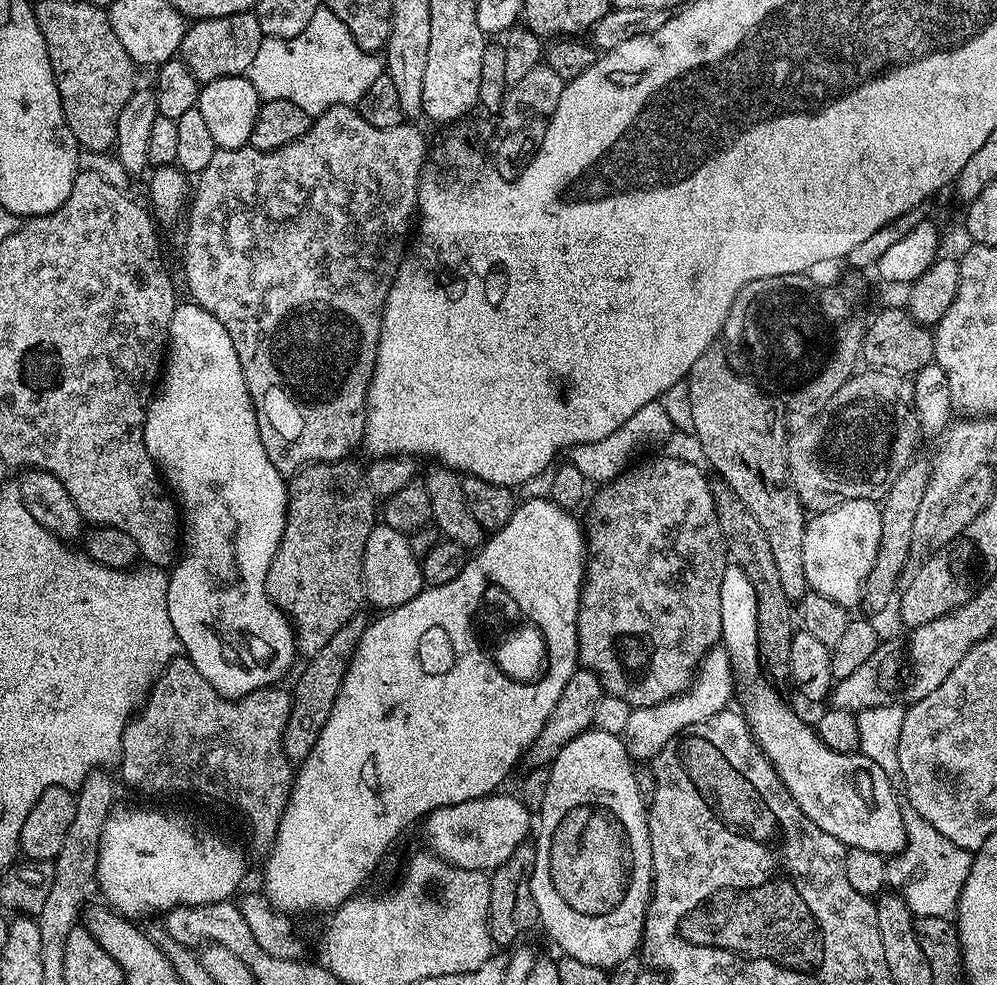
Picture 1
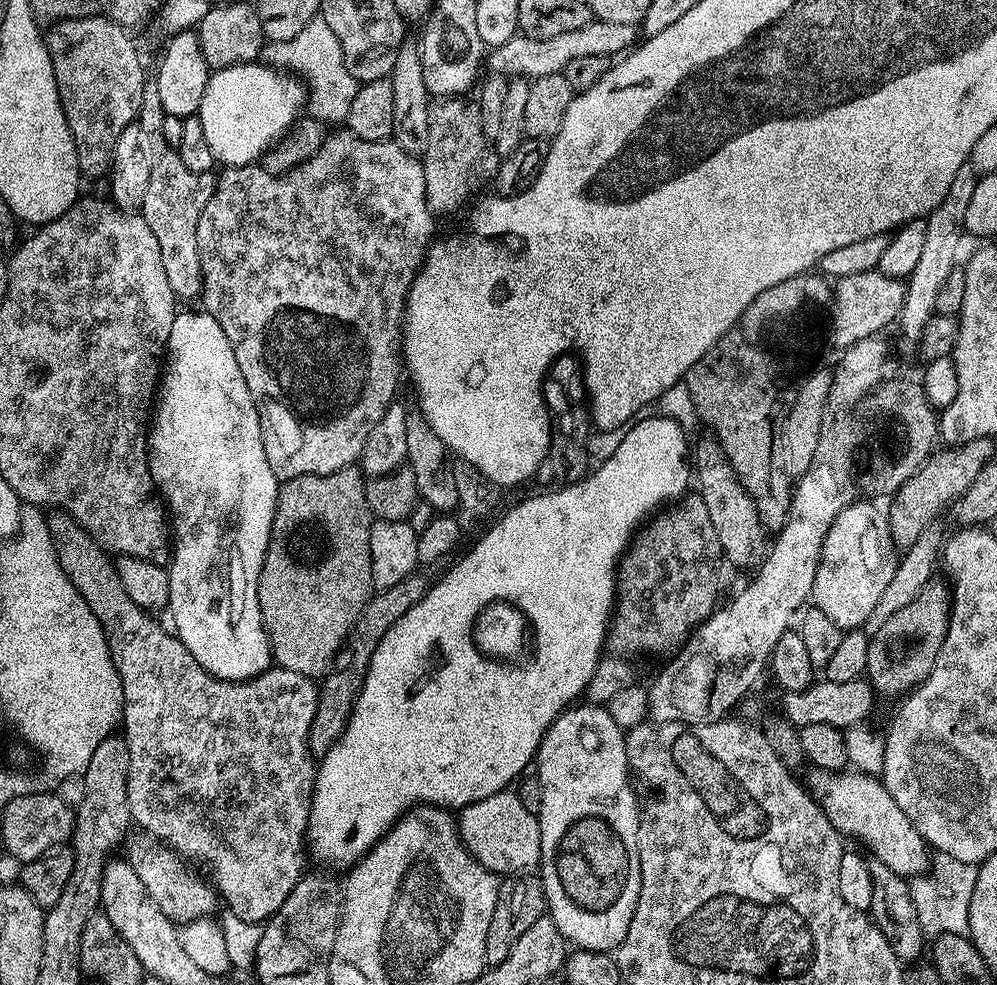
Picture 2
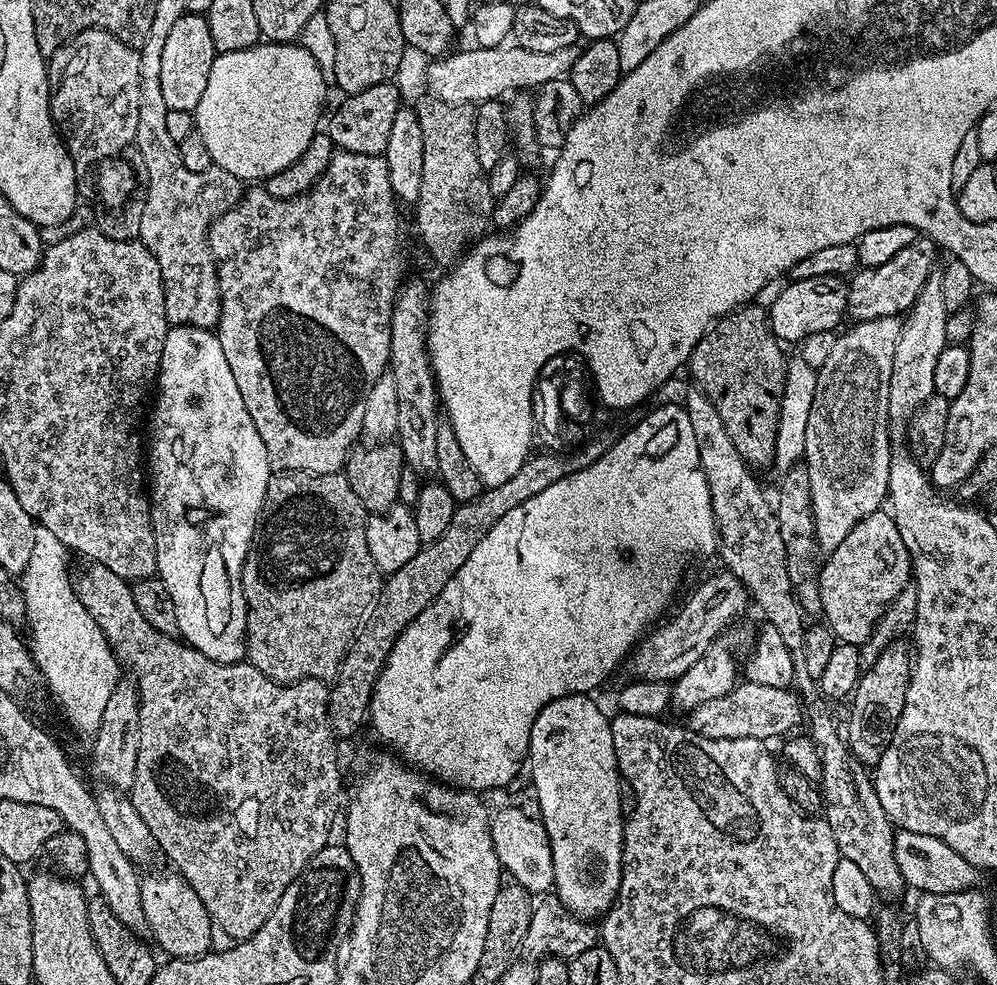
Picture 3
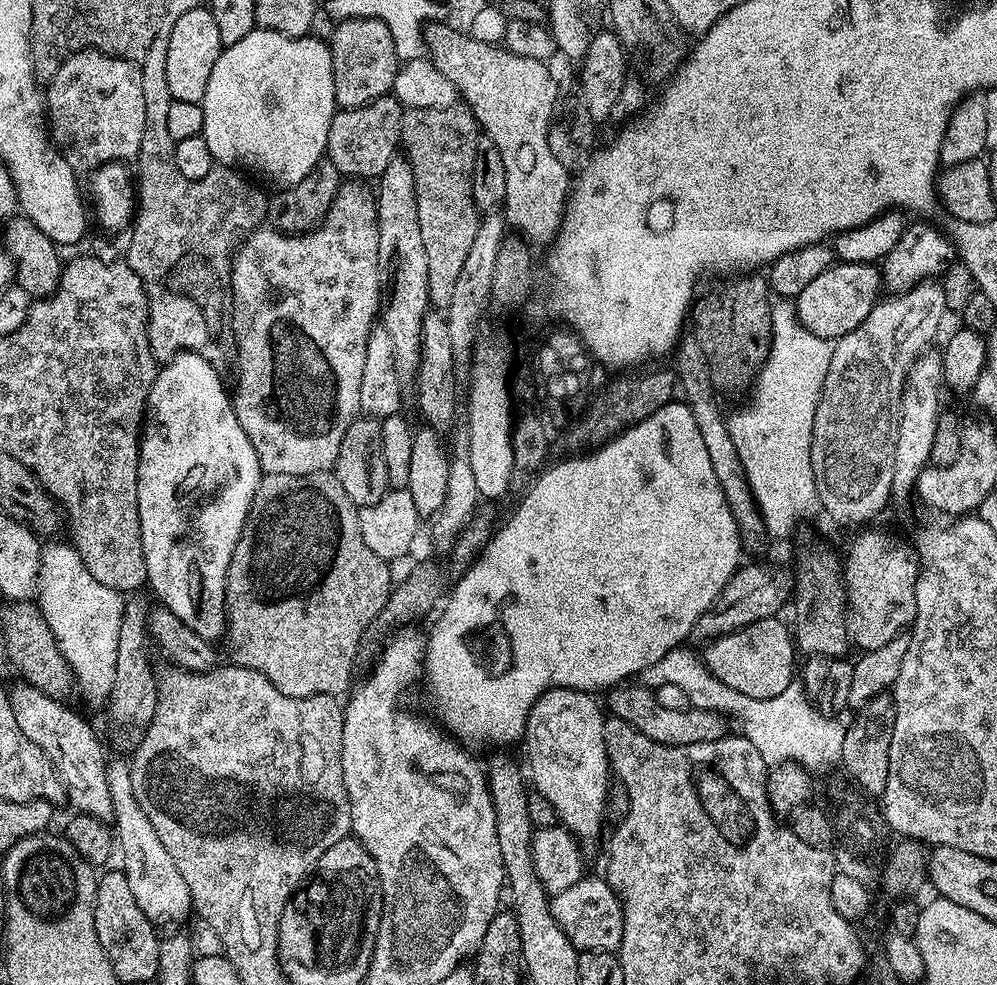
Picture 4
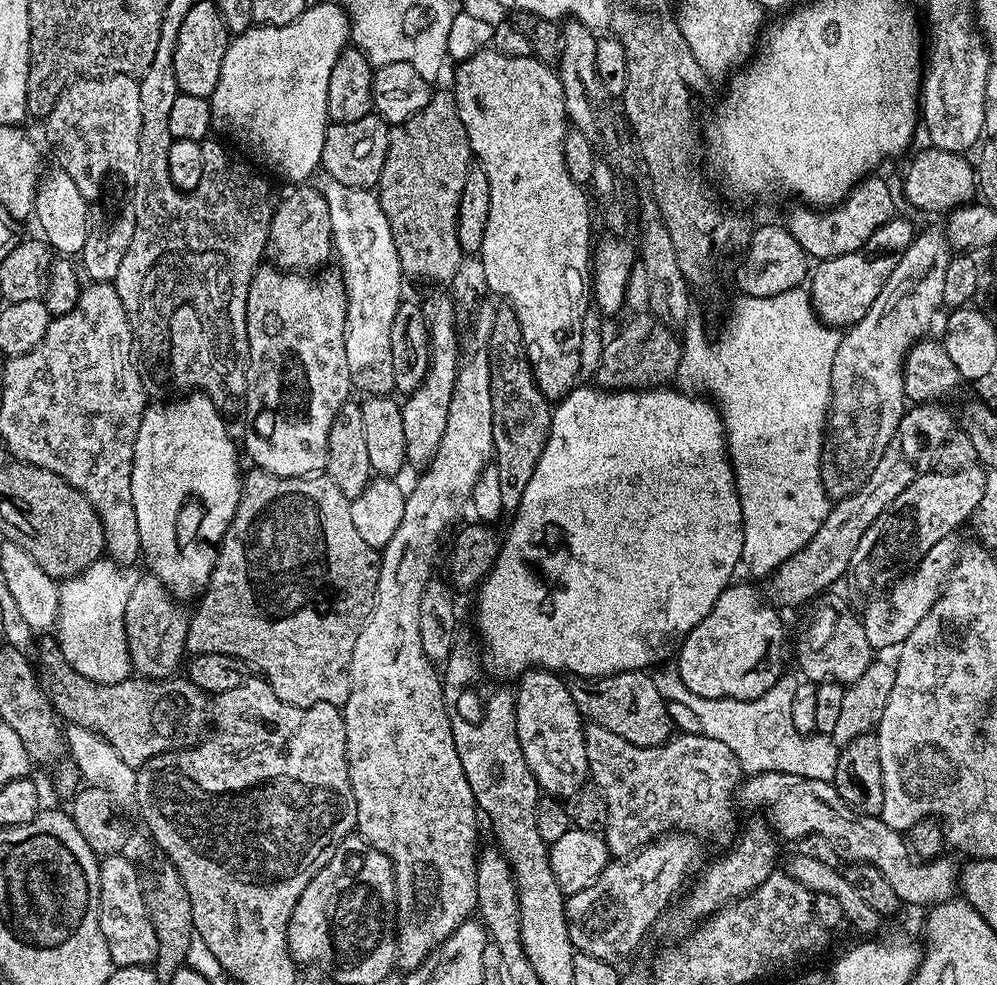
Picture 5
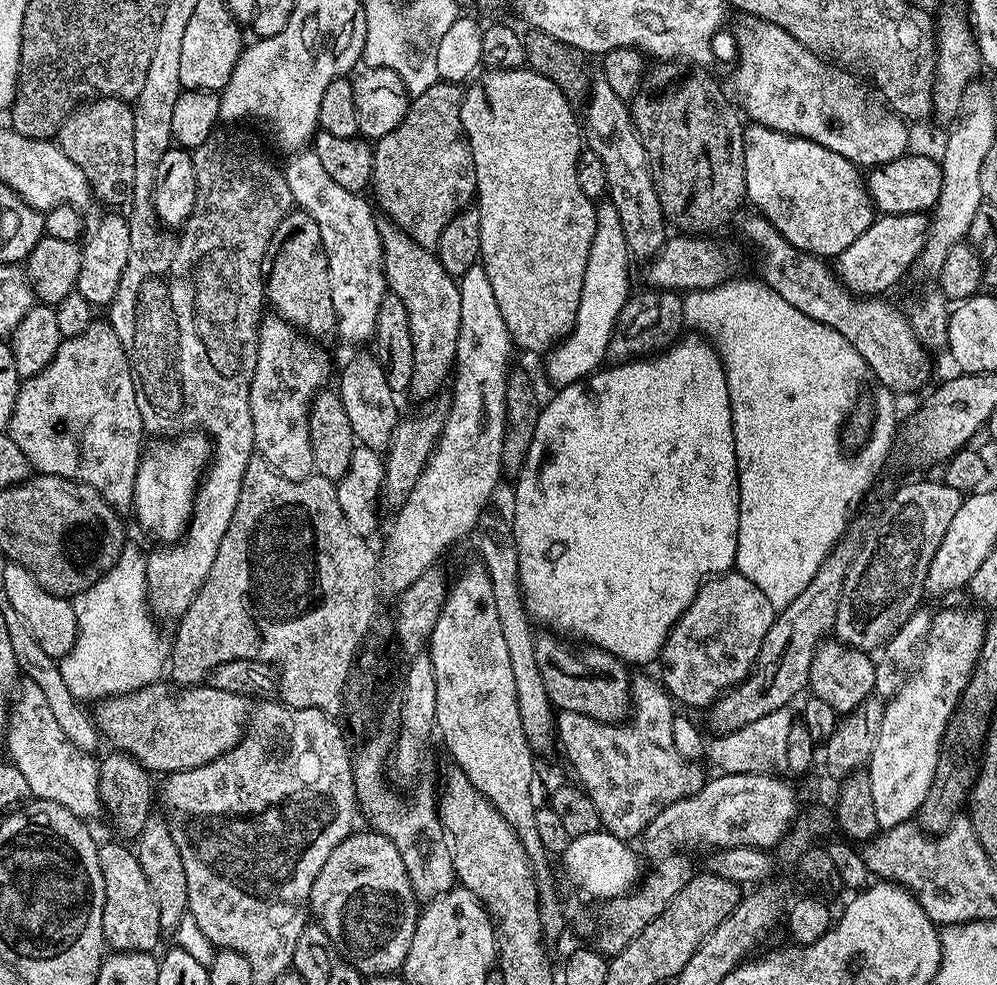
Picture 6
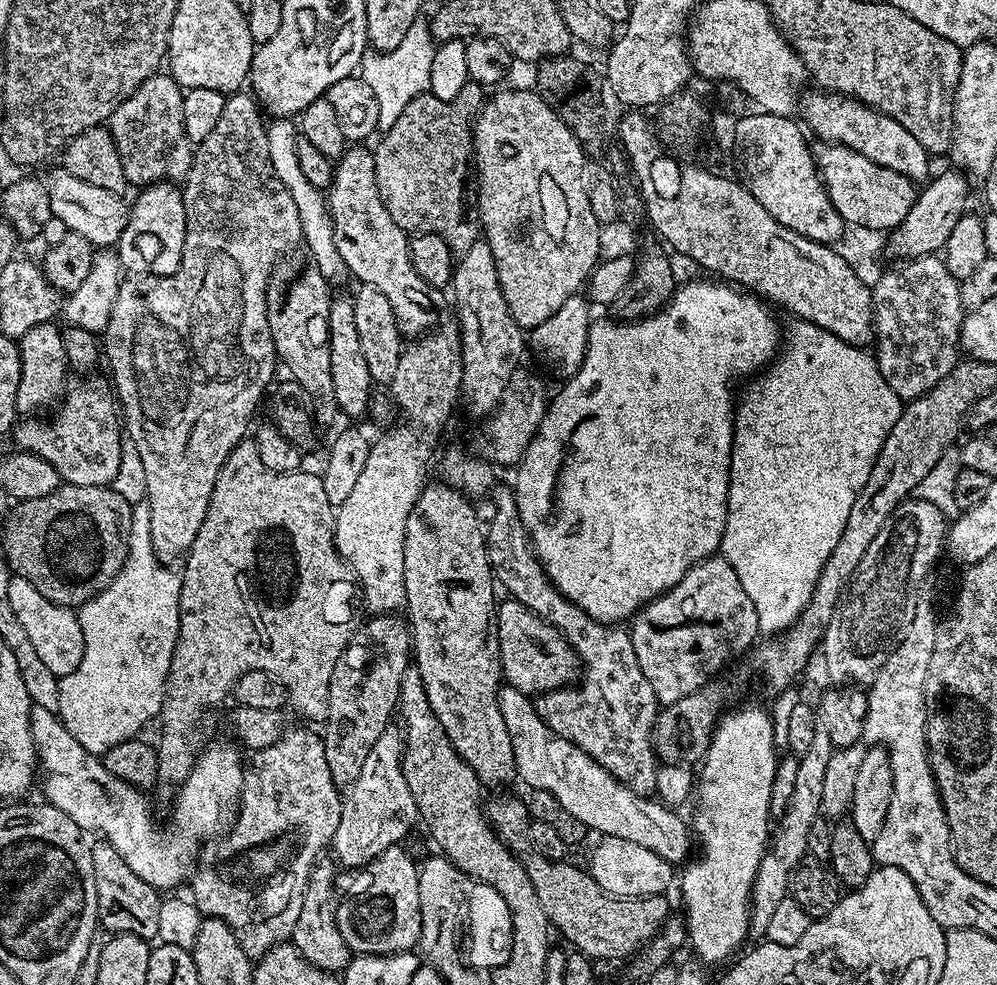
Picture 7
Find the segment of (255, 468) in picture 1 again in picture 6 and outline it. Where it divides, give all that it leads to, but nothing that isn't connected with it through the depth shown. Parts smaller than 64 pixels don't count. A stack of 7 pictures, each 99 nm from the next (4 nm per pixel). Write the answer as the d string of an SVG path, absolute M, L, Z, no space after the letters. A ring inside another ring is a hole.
M193 430L179 439L179 446L164 448L162 446L153 450L145 451L140 458L138 474L136 475L136 485L134 486L134 513L136 520L153 536L156 542L176 542L183 537L187 523L191 519L192 501L196 498L196 490L200 486L200 481L206 471L206 466L202 458L207 457L210 450L210 442L205 435Z

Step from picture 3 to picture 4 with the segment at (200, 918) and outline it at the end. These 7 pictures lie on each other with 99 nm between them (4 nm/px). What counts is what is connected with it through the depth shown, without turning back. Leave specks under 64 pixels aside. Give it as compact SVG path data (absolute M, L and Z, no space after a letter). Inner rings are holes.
M116 760L107 765L108 784L110 785L110 794L112 795L112 811L114 813L114 836L118 841L118 848L124 851L124 864L122 871L126 874L126 882L130 882L130 891L134 893L134 902L138 902L142 914L146 914L146 918L151 924L163 926L163 924L176 924L172 926L180 926L184 919L189 915L193 915L194 909L192 899L190 898L190 890L186 887L186 882L182 879L182 874L178 874L178 866L174 866L174 858L170 858L170 854L166 851L166 846L162 846L162 842L158 838L158 834L154 834L154 826L150 826L150 818L146 818L146 814L142 814L142 810L138 806L138 802L134 798L134 790L132 789L132 769L127 763L124 764L120 760Z

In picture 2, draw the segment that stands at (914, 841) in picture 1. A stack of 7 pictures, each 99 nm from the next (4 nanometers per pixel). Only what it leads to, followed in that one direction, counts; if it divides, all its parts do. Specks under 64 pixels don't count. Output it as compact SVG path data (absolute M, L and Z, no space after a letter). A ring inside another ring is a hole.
M940 854L931 861L929 871L908 880L910 895L925 937L935 938L947 932L959 936L967 933L970 898L974 898L974 882L978 882L976 869L977 865L958 862L958 858Z

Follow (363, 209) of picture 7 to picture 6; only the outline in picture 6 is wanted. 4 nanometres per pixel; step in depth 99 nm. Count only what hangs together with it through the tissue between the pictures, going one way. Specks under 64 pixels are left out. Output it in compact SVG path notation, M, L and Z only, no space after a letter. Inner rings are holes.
M391 222L379 225L382 259L384 262L384 282L387 291L399 298L406 308L406 318L410 320L410 338L414 342L414 374L412 375L411 395L423 402L437 391L440 383L449 379L456 363L456 347L458 346L458 330L462 322L462 298L460 285L451 276L431 251L428 252L420 244L411 240L409 233Z

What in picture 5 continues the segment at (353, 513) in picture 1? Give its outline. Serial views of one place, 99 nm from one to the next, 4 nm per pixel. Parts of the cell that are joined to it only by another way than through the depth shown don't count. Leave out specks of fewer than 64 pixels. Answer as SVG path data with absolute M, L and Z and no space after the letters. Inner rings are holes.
M252 470L249 476L247 473L243 477L238 510L230 522L227 534L224 535L223 543L219 546L212 577L198 602L200 606L196 613L194 611L191 613L188 621L185 649L198 656L226 654L244 661L253 669L260 668L259 675L268 681L274 694L278 694L282 702L290 702L290 706L303 708L312 708L316 704L343 706L350 694L348 677L350 654L354 654L354 642L358 642L358 634L367 622L369 614L372 613L379 573L380 557L377 549L366 546L366 542L362 542L362 537L359 536L358 529L354 527L354 521L350 518L349 497L344 496L342 490L338 490L338 486L328 479L327 475L275 476L269 472Z

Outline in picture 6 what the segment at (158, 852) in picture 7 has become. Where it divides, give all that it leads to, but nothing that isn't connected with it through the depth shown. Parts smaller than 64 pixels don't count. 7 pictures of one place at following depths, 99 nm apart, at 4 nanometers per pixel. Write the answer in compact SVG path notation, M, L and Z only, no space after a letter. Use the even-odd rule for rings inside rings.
M27 678L19 681L11 697L6 731L11 763L22 770L29 793L35 799L58 802L58 806L66 806L70 814L81 818L101 815L97 757L82 751L66 738L62 726L58 726L54 718L54 710L50 710L50 702L46 702L42 690Z

